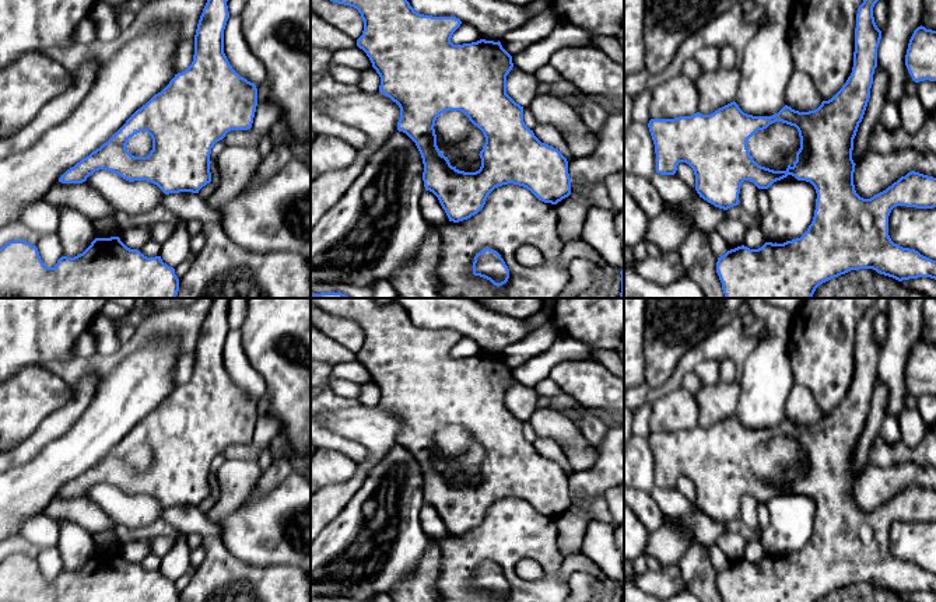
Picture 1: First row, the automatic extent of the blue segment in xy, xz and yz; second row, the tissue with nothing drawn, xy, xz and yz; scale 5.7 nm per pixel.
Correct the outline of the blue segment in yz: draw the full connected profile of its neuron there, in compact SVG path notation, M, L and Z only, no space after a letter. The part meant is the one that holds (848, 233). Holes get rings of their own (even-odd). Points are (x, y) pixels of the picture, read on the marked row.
M863 0L859 6L852 73L842 88L817 109L799 112L785 105L772 116L753 116L733 101L711 115L697 112L691 116L649 120L656 172L674 175L680 162L688 164L695 175L697 193L715 207L728 210L737 206L744 181L753 182L758 189L768 189L774 182L792 175L797 181L810 182L816 189L814 217L800 238L783 244L765 242L758 249L742 245L718 258L716 273L725 298L811 298L820 284L859 269L873 269L898 281L918 277L936 280L936 260L894 244L888 235L888 216L894 207L936 207L936 178L911 171L870 199L860 197L853 185L853 139L870 98L881 39L873 17L877 1ZM775 122L795 126L799 132L800 148L792 165L768 137L767 127Z

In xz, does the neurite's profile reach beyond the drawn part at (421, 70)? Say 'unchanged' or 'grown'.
grown

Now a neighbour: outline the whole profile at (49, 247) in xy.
M57 234L39 237L36 244L39 256L46 267L55 267L57 260L64 256L64 251Z

